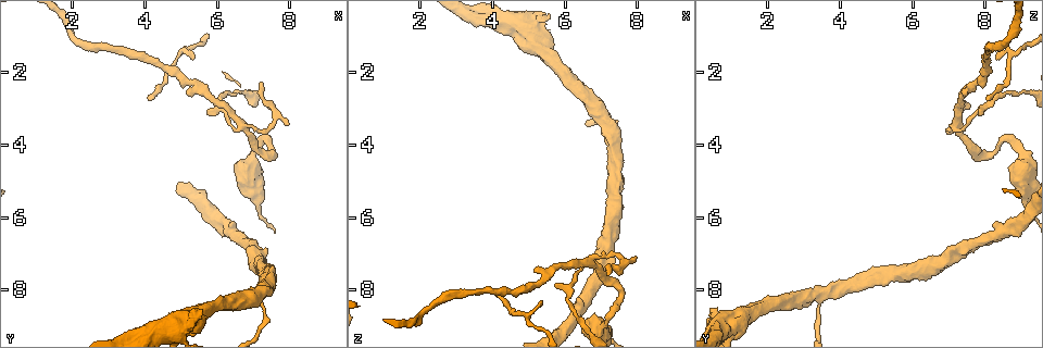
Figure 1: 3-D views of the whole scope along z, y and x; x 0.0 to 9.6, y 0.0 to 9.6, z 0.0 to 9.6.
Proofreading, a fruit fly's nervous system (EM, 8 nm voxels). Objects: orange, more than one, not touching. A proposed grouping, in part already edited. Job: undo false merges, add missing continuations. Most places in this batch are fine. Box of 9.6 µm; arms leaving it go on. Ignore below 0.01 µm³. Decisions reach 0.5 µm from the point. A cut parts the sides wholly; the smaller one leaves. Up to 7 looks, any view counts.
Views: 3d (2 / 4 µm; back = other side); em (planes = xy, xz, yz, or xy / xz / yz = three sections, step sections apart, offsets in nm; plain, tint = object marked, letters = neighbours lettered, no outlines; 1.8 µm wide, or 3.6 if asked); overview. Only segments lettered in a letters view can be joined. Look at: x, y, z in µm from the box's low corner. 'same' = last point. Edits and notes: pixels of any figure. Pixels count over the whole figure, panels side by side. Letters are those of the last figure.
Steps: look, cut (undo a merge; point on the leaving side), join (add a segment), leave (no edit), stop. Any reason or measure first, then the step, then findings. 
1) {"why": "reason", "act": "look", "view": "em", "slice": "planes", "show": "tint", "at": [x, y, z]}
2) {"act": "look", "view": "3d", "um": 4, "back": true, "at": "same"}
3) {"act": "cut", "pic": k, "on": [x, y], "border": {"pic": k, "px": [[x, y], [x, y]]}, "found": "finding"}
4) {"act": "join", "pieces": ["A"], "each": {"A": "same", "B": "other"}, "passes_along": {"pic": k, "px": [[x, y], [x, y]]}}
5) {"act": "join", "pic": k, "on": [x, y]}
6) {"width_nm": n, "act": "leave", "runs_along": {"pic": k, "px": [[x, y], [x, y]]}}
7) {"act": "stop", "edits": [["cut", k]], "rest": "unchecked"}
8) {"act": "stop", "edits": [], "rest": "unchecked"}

{"why": "looks like a crossing", "act": "look", "view": "em", "slice": "planes", "show": "tint", "at": [6.60, 3.45, 7.20]}

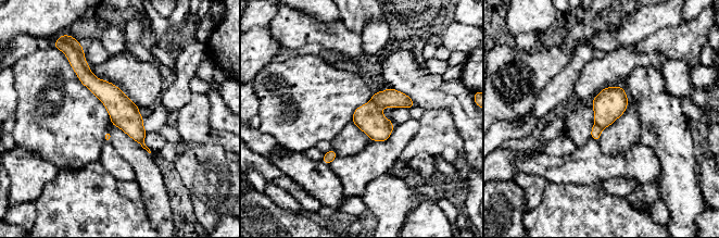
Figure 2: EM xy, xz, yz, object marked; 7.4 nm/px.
{"act": "look", "view": "em", "slice": "planes", "show": "letters", "at": "same"}

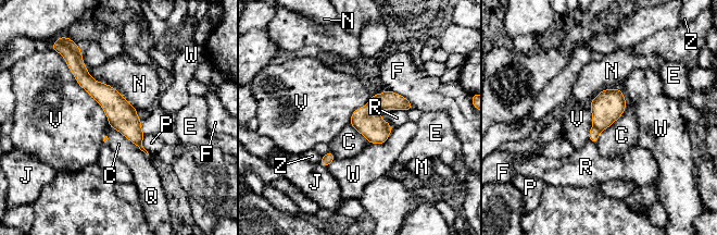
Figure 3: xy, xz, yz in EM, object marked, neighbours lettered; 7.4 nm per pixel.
{"act": "cut", "pic": 3, "on": [388, 100], "each": {"C": "other", "E": "other", "F": "other", "J": "other", "M": "other", "N": "other", "P": "other", "Q": "other", "R": "other", "V": "other", "W": "other", "Z": "other"}, "border": {"pic": 3, "px": [[368, 102], [379, 110]]}, "found": "a second neuron is stuck on"}

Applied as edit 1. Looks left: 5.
{"why": "redraw", "act": "look", "view": "overview"}

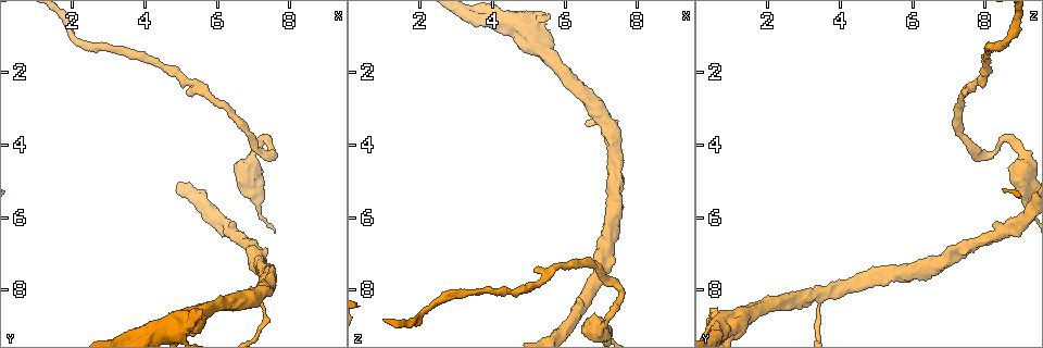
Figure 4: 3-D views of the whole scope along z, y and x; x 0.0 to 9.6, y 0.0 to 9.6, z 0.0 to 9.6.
{"why": "two arms in line, one across", "act": "look", "view": "3d", "um": 2, "at": [7.15, 8.15, 3.40]}

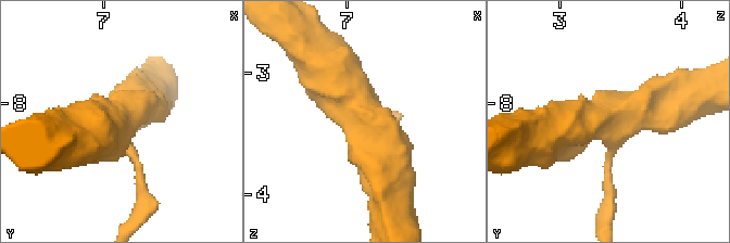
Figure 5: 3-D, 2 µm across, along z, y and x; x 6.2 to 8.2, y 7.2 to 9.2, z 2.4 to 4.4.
{"arms": 3, "act": "look", "view": "em", "slice": "xy", "step": 16, "show": "tint", "at": [7.14, 8.12, 3.40]}

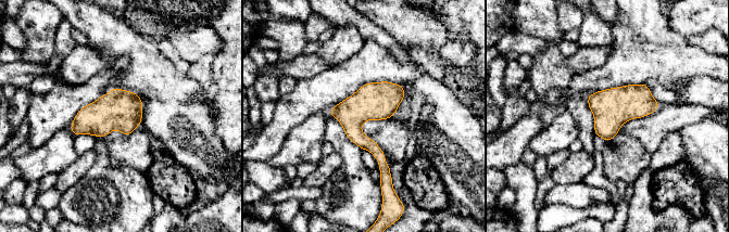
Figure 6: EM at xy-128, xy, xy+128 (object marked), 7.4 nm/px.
{"why": "cut it another way", "act": "look", "view": "em", "slice": "planes", "show": "letters", "at": "same"}

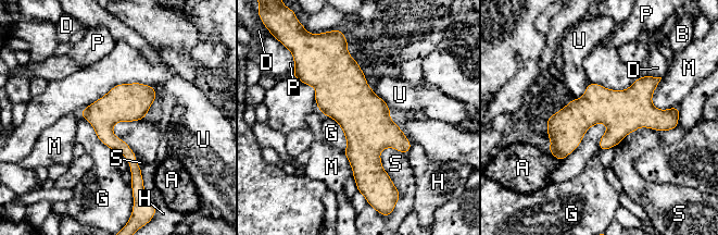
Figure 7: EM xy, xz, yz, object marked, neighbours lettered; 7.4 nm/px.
{"act": "leave", "each": {"A": "other", "B": "other", "D": "other", "G": "other", "H": "other", "M": "other", "P": "other", "S": "other", "U": "other"}, "runs_along": {"pic": 7, "px": [[667, 120], [587, 114], [552, 149]]}, "found": "continuous, no second neuron"}

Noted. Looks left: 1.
{"act": "stop", "edits": [["cut", 3]], "rest": "unchecked"}

